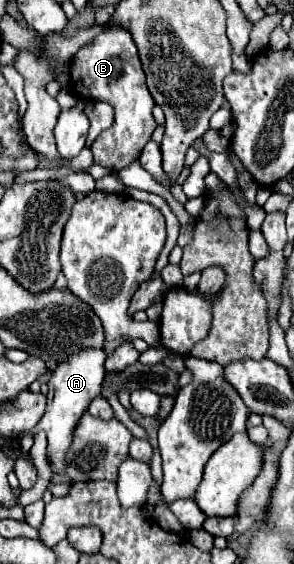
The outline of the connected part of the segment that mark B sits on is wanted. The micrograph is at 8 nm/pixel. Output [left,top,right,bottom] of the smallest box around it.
[70,28,156,172]

